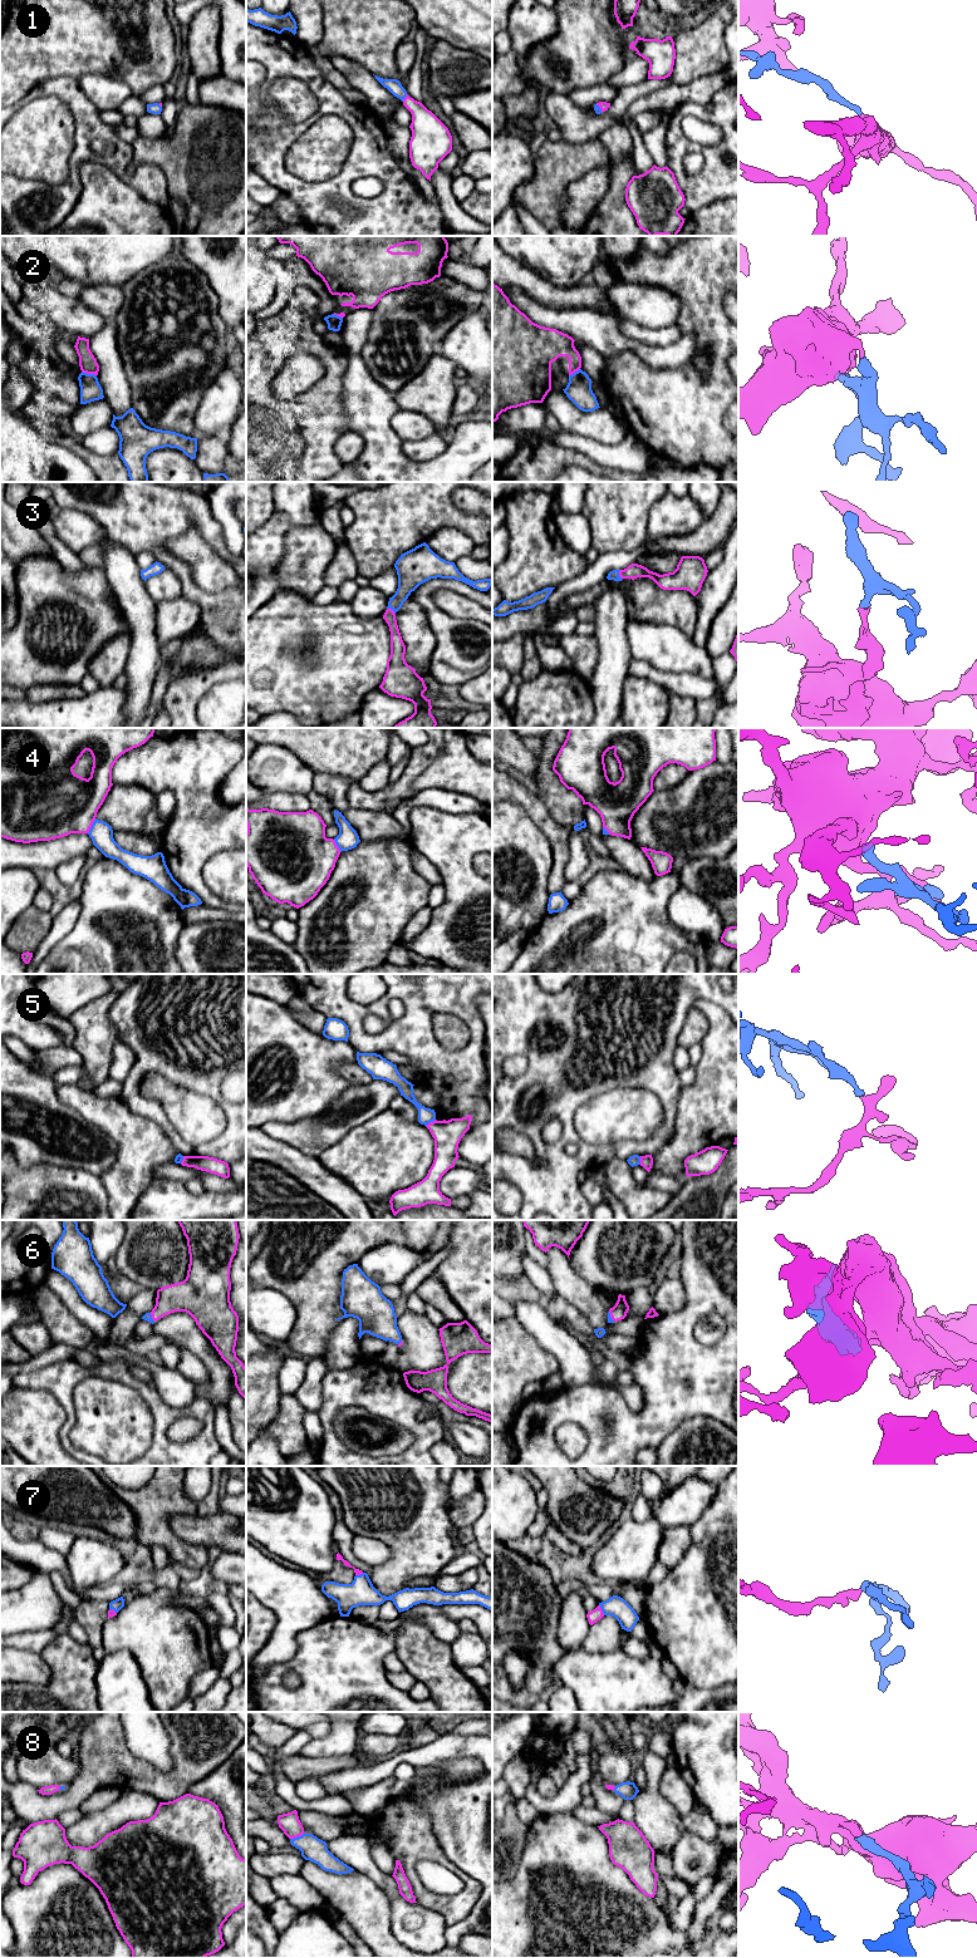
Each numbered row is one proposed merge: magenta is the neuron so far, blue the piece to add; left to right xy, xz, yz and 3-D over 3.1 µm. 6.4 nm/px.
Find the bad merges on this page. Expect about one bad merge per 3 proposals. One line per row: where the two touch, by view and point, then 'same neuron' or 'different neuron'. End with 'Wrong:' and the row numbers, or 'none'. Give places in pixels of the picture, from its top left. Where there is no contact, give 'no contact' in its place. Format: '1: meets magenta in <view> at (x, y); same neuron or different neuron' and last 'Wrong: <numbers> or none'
1: meets magenta in xz at (404, 98); same neuron
2: meets magenta in xy at (89, 373); different neuron
3: meets magenta in xz at (392, 610); same neuron
4: meets magenta in xy at (91, 826); same neuron
5: meets magenta in xz at (431, 1122); different neuron
6: meets magenta in yz at (610, 1316); same neuron
7: meets magenta in yz at (600, 1609); same neuron
8: meets magenta in xz at (296, 1836); same neuron
Wrong: 2, 5

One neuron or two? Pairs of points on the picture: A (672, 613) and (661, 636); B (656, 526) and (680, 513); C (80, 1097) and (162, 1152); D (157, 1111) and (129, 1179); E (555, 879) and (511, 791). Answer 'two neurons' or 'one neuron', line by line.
A: two neurons
B: one neuron
C: one neuron
D: two neurons
E: one neuron

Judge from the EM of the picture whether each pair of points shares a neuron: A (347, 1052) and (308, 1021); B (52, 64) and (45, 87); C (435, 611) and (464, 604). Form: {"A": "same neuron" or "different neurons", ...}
{"A": "different neurons", "B": "different neurons", "C": "different neurons"}

